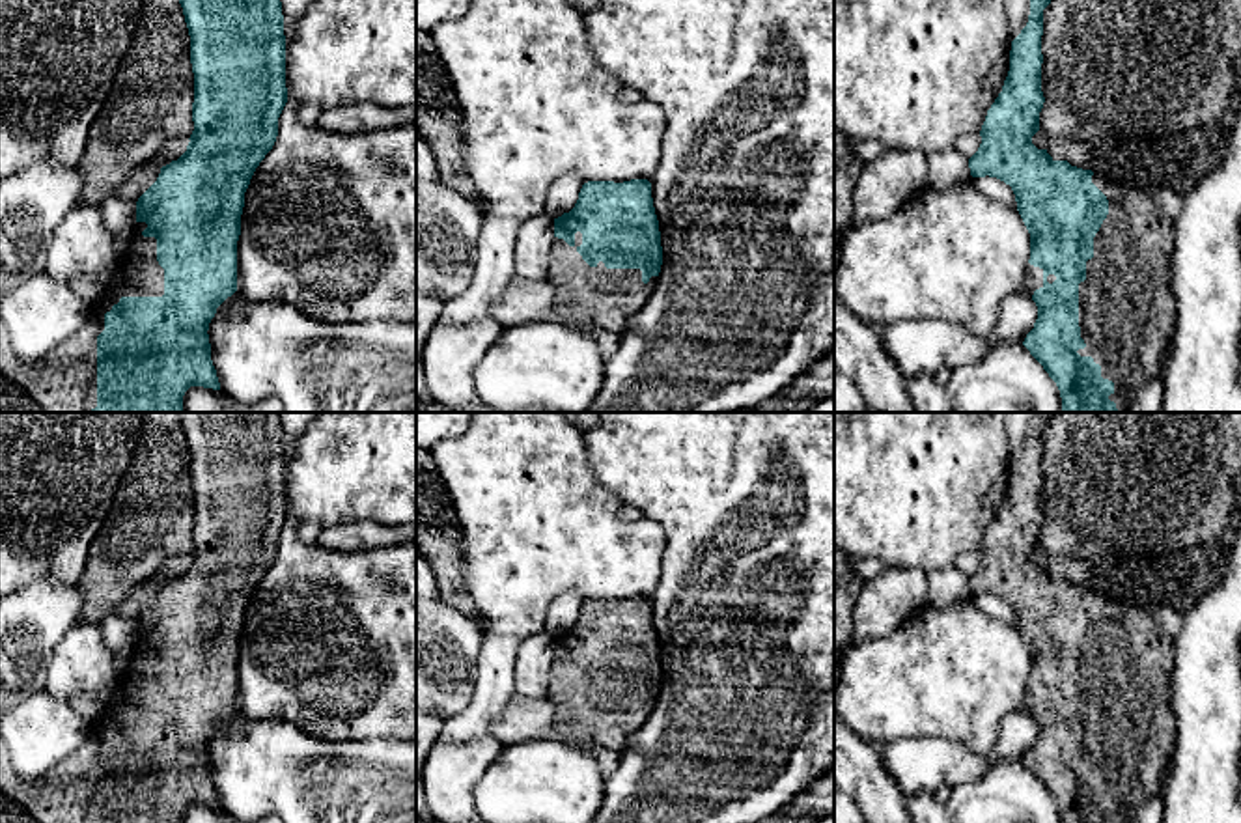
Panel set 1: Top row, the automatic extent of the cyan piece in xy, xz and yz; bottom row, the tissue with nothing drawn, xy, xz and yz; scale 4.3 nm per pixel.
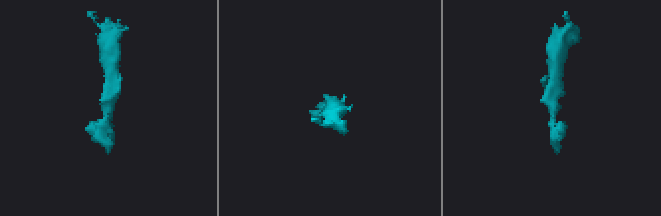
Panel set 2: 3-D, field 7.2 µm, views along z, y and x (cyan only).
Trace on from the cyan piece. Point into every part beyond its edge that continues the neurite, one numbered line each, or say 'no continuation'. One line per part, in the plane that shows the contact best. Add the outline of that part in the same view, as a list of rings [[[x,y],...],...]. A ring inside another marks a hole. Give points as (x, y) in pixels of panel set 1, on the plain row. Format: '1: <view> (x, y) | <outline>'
1: yz (1126, 730) | [[[1094,592],[1092,601],[1107,614],[1109,633],[1094,655],[1094,676],[1086,679],[1086,698],[1079,702],[1079,745],[1086,765],[1081,774],[1092,774],[1101,784],[1101,795],[1114,801],[1109,814],[1116,823],[1129,823],[1136,810],[1164,784],[1176,726],[1170,709],[1170,676],[1174,668],[1174,642],[1159,627],[1153,612],[1122,605]]]

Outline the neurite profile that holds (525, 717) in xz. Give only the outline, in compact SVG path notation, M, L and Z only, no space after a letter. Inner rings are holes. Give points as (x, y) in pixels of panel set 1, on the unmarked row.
M513 694L502 715L491 726L498 743L552 737L554 704L547 696L530 698Z

